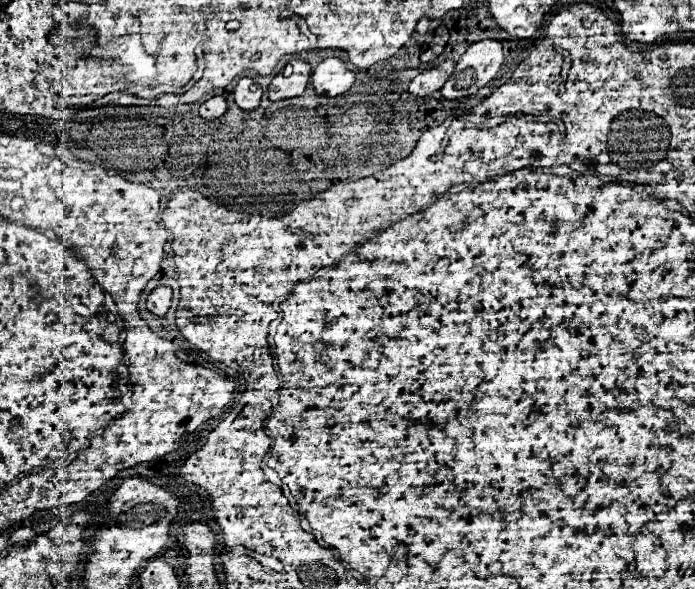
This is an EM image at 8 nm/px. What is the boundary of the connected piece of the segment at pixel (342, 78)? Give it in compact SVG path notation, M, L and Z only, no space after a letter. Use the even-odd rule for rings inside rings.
M325 58L313 70L311 82L313 82L317 94L339 96L353 86L355 72L349 70L347 64L339 58Z

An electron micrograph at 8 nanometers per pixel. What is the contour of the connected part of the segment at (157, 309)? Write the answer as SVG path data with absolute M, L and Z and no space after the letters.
M157 286L157 288L151 290L151 294L147 298L149 312L153 312L157 316L163 316L169 310L169 304L171 304L171 288Z

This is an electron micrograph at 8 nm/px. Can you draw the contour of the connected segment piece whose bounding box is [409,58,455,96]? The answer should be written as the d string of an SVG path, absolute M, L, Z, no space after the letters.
M443 60L439 62L437 66L431 66L431 68L425 68L421 74L417 74L411 84L409 84L409 92L415 94L415 96L429 96L437 90L441 90L441 86L447 82L447 78L451 76L455 68L455 62L453 60Z

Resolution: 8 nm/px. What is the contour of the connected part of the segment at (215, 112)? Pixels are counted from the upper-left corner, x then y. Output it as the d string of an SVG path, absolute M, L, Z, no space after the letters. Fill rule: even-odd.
M219 94L211 96L209 100L205 100L201 106L199 106L199 114L205 118L205 120L215 120L219 116L223 116L227 112L227 100Z

